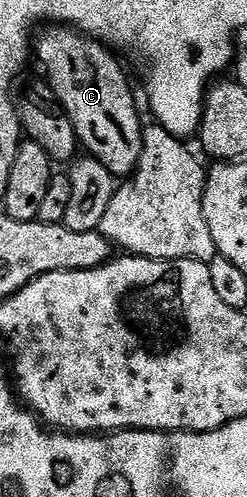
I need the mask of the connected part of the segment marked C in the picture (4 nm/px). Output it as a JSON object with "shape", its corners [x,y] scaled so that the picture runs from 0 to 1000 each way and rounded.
{"shape":[[[202,50],[170,60],[190,62],[170,62],[158,70],[150,64],[146,119],[154,111],[174,139],[186,141],[182,165],[215,183],[219,197],[243,209],[267,237],[283,241],[320,290],[344,300],[352,296],[364,302],[352,306],[397,320],[405,332],[421,332],[421,340],[437,340],[449,352],[466,356],[534,352],[571,316],[583,245],[575,247],[555,219],[543,217],[543,183],[526,177],[526,167],[510,161],[474,115],[462,113],[474,109],[441,93],[263,50]]]}

